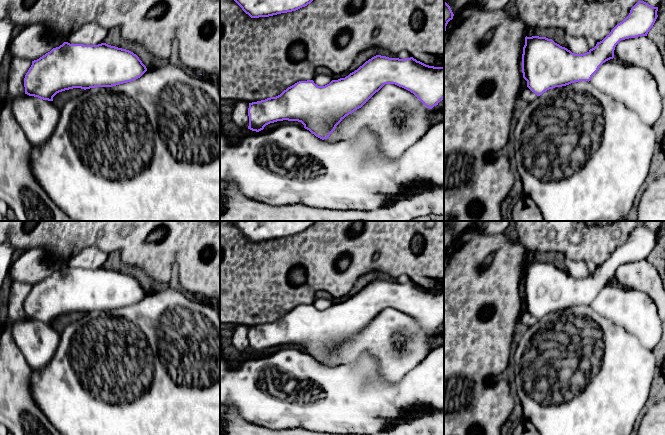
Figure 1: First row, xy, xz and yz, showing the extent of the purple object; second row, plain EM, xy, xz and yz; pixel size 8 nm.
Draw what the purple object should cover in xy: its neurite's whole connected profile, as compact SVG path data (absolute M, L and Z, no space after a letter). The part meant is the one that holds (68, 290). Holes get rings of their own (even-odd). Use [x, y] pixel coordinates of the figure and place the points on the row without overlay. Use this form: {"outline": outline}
{"outline": "M64 266L39 283L32 285L24 302L25 318L53 325L57 317L65 314L112 311L134 305L146 295L147 292L139 281L129 274L106 267L84 269Z"}

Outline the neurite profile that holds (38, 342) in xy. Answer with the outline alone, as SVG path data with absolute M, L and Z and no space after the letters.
M24 318L15 323L11 330L13 341L33 369L42 369L54 357L60 334L53 325Z

